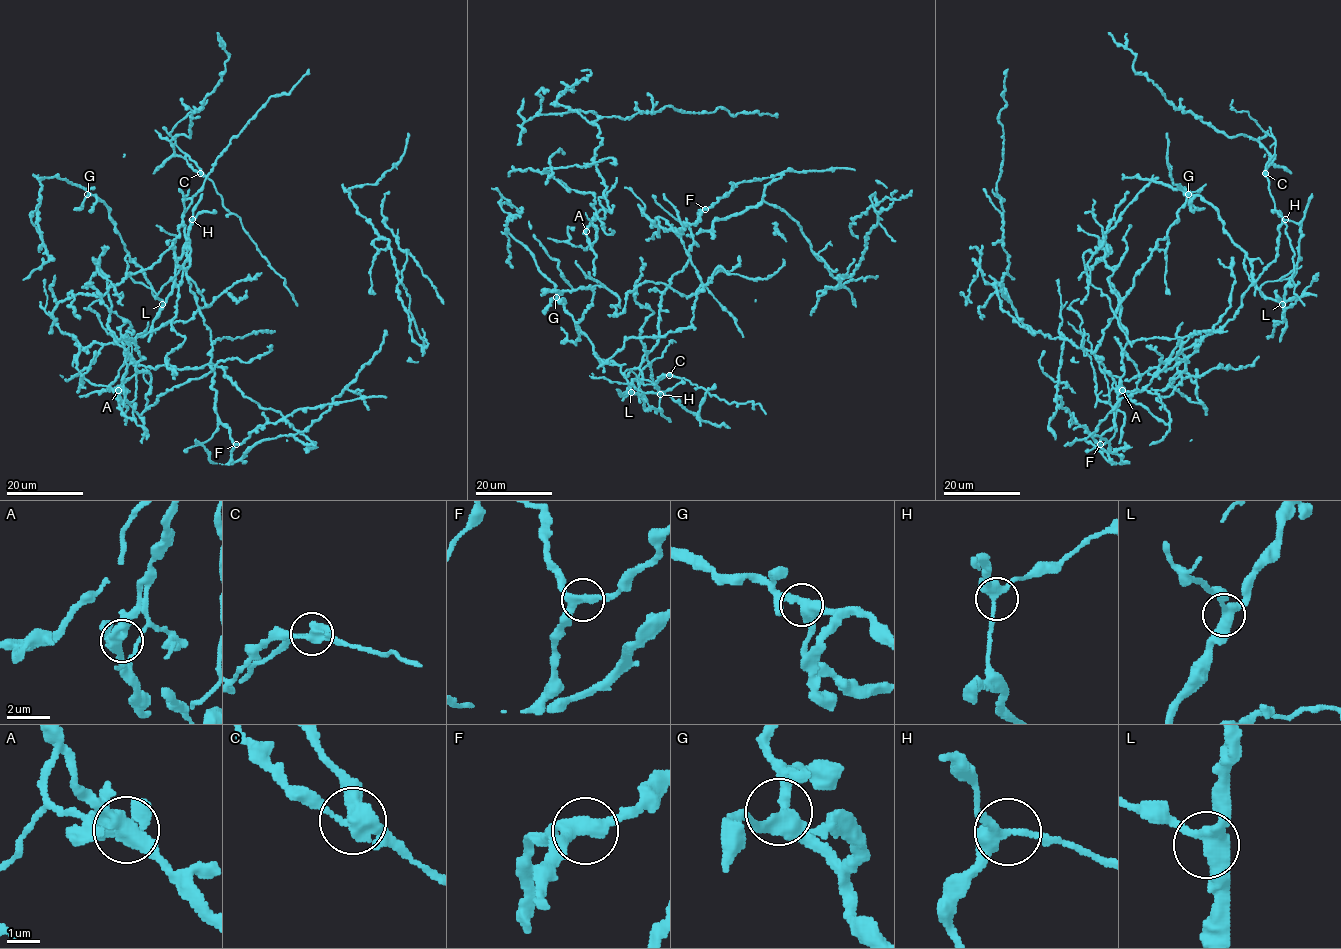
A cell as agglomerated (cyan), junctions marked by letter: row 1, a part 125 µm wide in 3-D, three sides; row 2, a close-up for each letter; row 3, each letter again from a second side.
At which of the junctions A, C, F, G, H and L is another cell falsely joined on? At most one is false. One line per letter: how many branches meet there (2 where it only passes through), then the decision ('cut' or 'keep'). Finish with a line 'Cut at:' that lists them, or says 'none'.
A: 3 | keep
C: 3 | cut
F: 3 | keep
G: 3 | keep
H: 3 | keep
L: 3 | keep
Cut at: C

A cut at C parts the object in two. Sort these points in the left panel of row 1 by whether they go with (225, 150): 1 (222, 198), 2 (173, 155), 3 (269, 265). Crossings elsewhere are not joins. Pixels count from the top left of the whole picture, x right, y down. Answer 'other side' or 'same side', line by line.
1: other side
2: same side
3: other side

